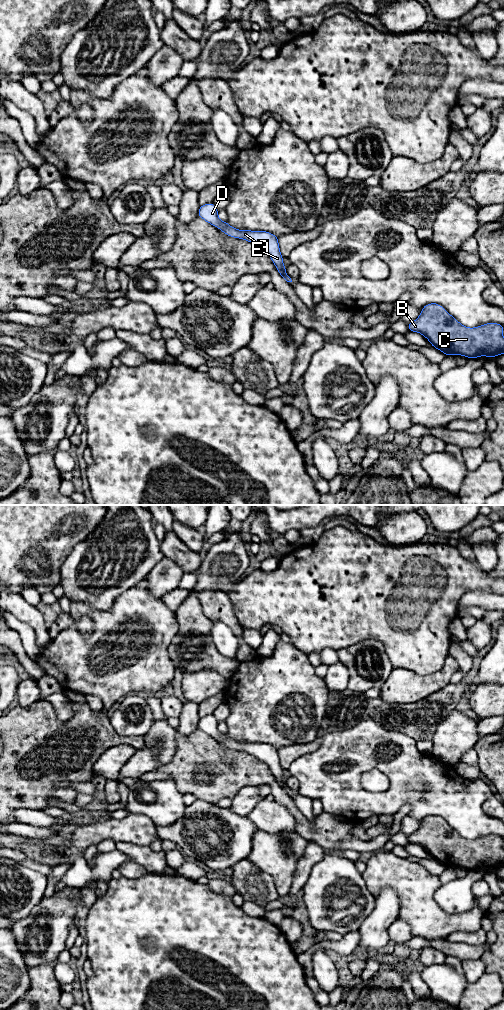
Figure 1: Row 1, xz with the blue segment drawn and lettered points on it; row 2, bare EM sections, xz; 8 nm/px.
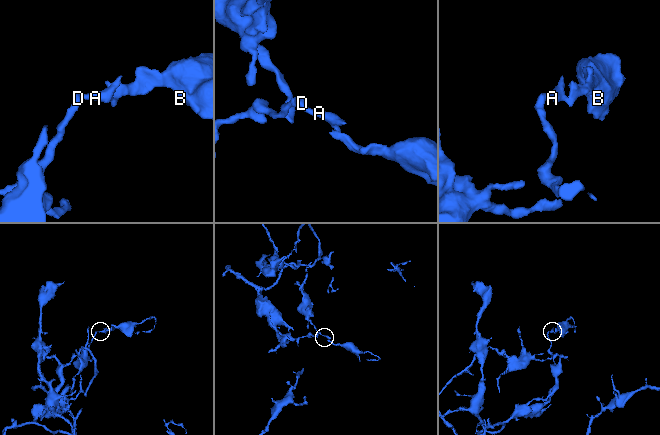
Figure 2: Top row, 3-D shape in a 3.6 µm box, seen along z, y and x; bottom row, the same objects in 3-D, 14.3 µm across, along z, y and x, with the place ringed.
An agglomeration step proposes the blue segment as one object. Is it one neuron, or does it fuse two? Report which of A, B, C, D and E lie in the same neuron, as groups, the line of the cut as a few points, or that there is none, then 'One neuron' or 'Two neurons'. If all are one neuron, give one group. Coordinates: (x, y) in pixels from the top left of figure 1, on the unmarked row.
Groups: A D E / B C. Split along xz (277, 779), (285, 786). Two neurons

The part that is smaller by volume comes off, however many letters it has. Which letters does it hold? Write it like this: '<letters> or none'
B, C

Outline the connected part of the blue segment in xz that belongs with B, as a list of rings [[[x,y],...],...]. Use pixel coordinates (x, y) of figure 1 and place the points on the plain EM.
[[[437,815],[423,818],[419,829],[407,838],[411,844],[421,845],[445,867],[463,867],[471,871],[504,866],[503,837],[487,835],[468,840]]]

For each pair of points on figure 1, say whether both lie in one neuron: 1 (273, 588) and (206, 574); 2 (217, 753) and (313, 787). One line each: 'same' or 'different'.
1: different
2: different

